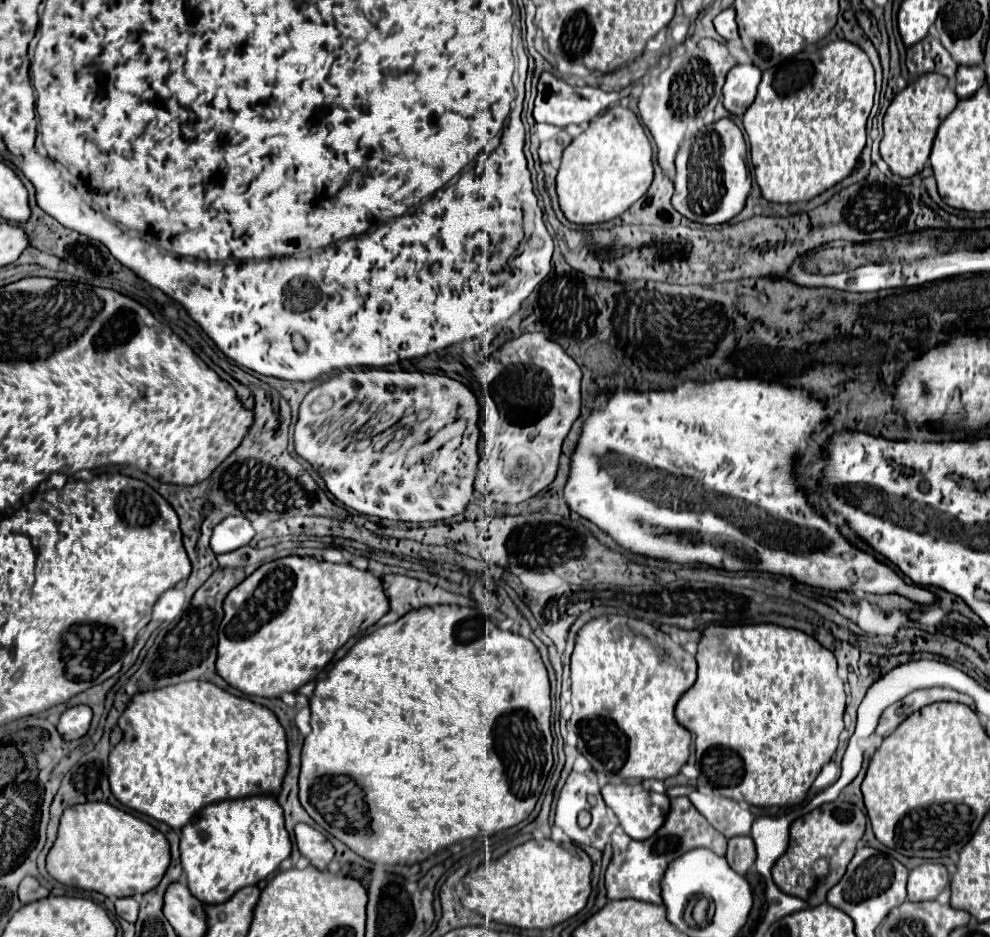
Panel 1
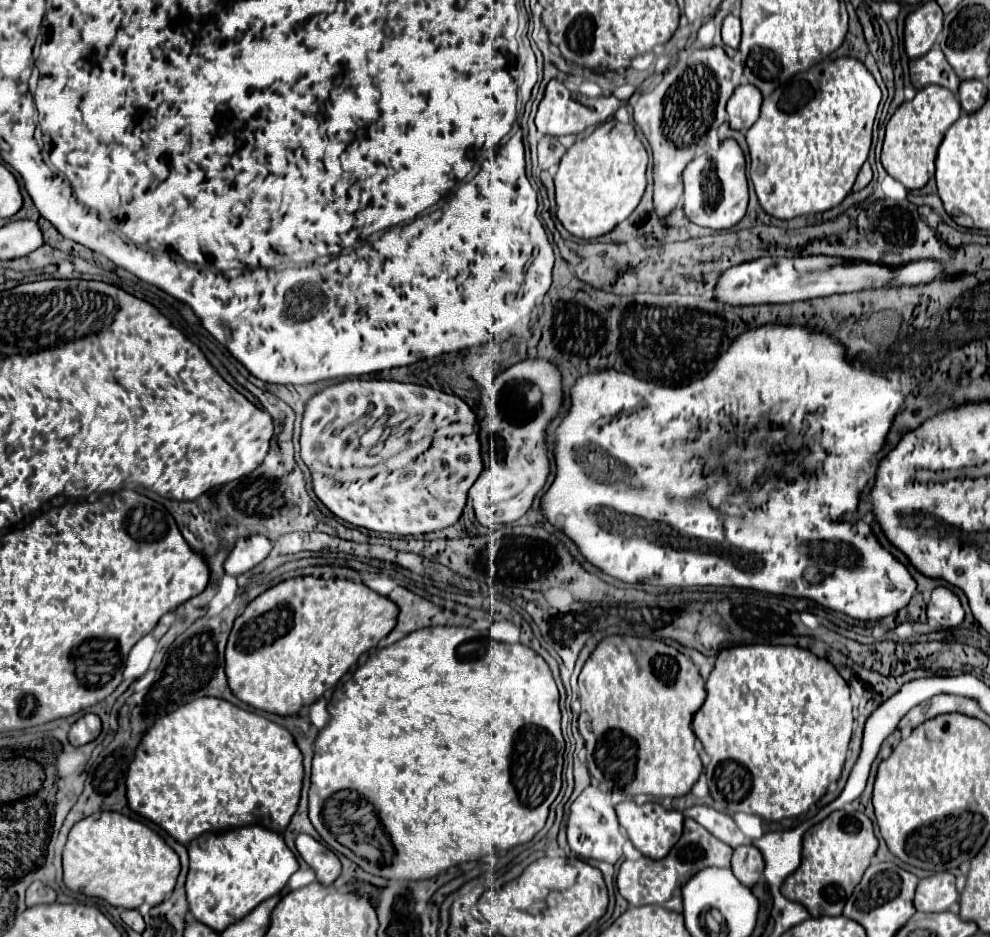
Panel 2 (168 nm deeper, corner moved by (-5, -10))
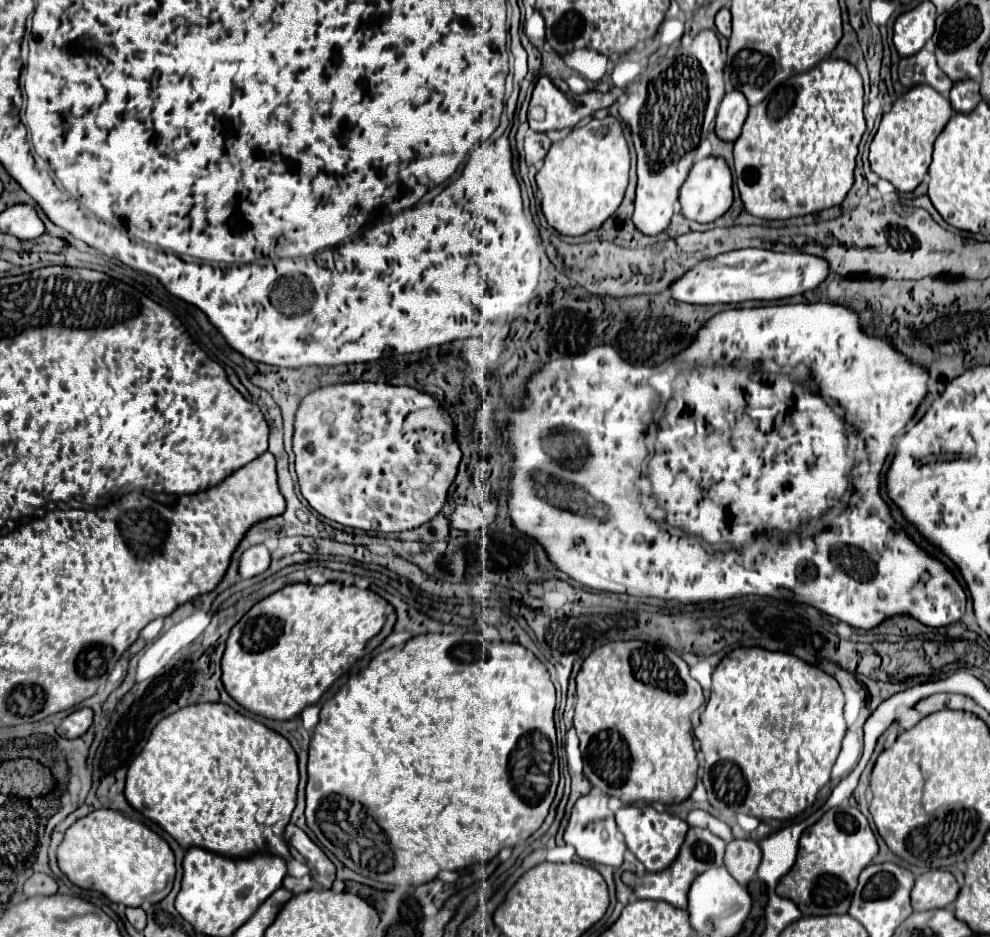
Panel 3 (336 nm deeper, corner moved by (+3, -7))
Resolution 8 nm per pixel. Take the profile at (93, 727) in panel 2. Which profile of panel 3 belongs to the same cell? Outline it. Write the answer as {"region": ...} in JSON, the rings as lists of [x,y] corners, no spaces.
{"region":[[[81,708],[81,710],[71,712],[61,722],[61,726],[57,728],[57,732],[63,738],[79,738],[79,736],[83,736],[89,730],[91,722],[93,722],[93,710],[91,708]]]}

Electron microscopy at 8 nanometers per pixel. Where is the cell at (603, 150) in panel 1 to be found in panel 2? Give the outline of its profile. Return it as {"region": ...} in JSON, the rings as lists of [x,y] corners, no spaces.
{"region":[[[607,119],[589,137],[577,139],[561,157],[555,181],[557,219],[579,239],[595,239],[625,221],[639,205],[645,191],[647,151],[631,123]]]}

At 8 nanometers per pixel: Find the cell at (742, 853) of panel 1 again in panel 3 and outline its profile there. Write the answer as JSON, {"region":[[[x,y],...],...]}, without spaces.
{"region":[[[733,840],[727,844],[723,862],[725,862],[725,868],[729,870],[729,874],[741,886],[747,886],[759,868],[761,850],[759,850],[757,842],[753,842],[753,840]]]}

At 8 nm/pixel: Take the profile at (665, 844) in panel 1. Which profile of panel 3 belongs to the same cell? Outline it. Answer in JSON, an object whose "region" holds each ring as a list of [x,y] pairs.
{"region":[[[689,828],[685,842],[679,850],[679,858],[673,860],[673,864],[661,872],[645,872],[643,876],[637,876],[635,872],[623,872],[621,880],[633,890],[637,898],[649,898],[649,900],[663,900],[675,908],[687,906],[687,890],[695,876],[699,876],[703,870],[709,870],[713,866],[723,866],[723,852],[725,842],[711,834],[705,828]]]}

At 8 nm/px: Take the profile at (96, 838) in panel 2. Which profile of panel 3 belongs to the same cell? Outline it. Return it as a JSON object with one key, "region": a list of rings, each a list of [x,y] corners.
{"region":[[[95,810],[67,828],[57,850],[57,862],[75,886],[101,892],[123,906],[161,902],[171,892],[175,878],[175,856],[169,844],[145,824],[117,810]]]}

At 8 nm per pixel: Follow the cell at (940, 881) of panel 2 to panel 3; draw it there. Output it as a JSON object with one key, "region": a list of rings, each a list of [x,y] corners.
{"region":[[[929,870],[915,878],[911,904],[915,910],[945,908],[957,898],[957,892],[959,892],[959,884],[951,872]]]}

